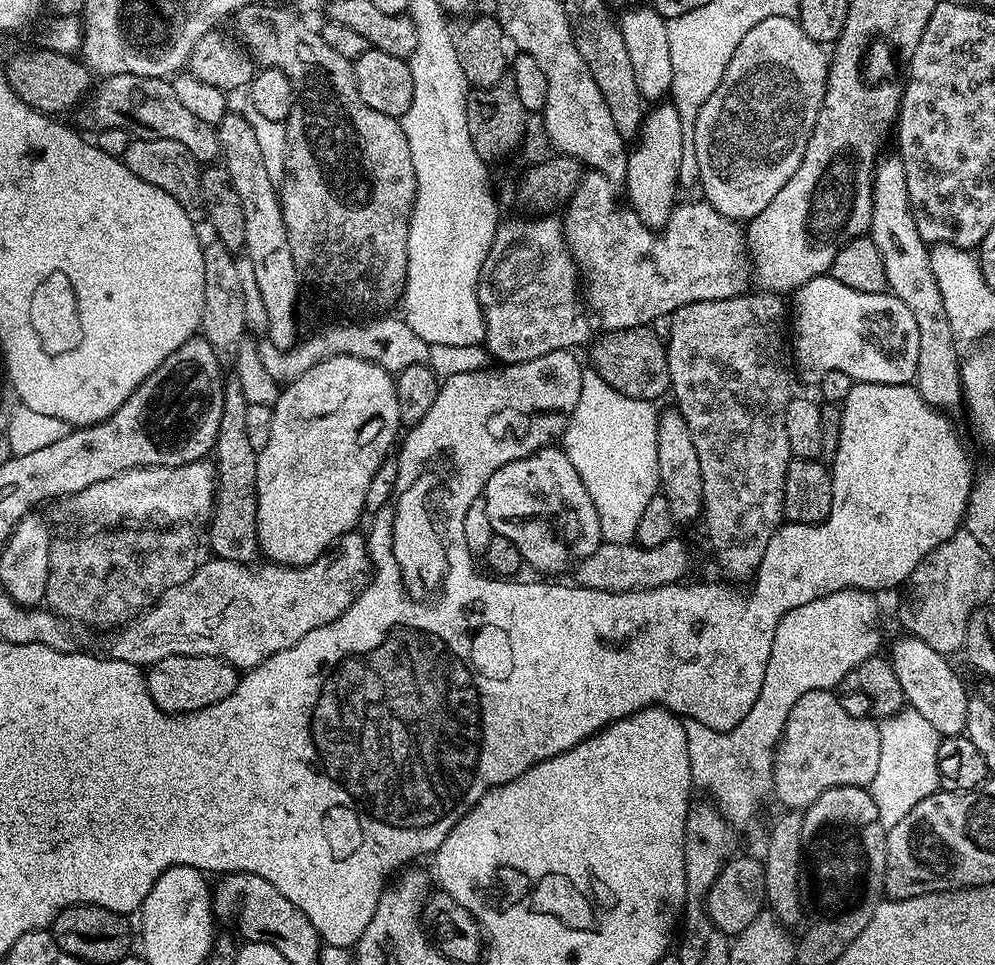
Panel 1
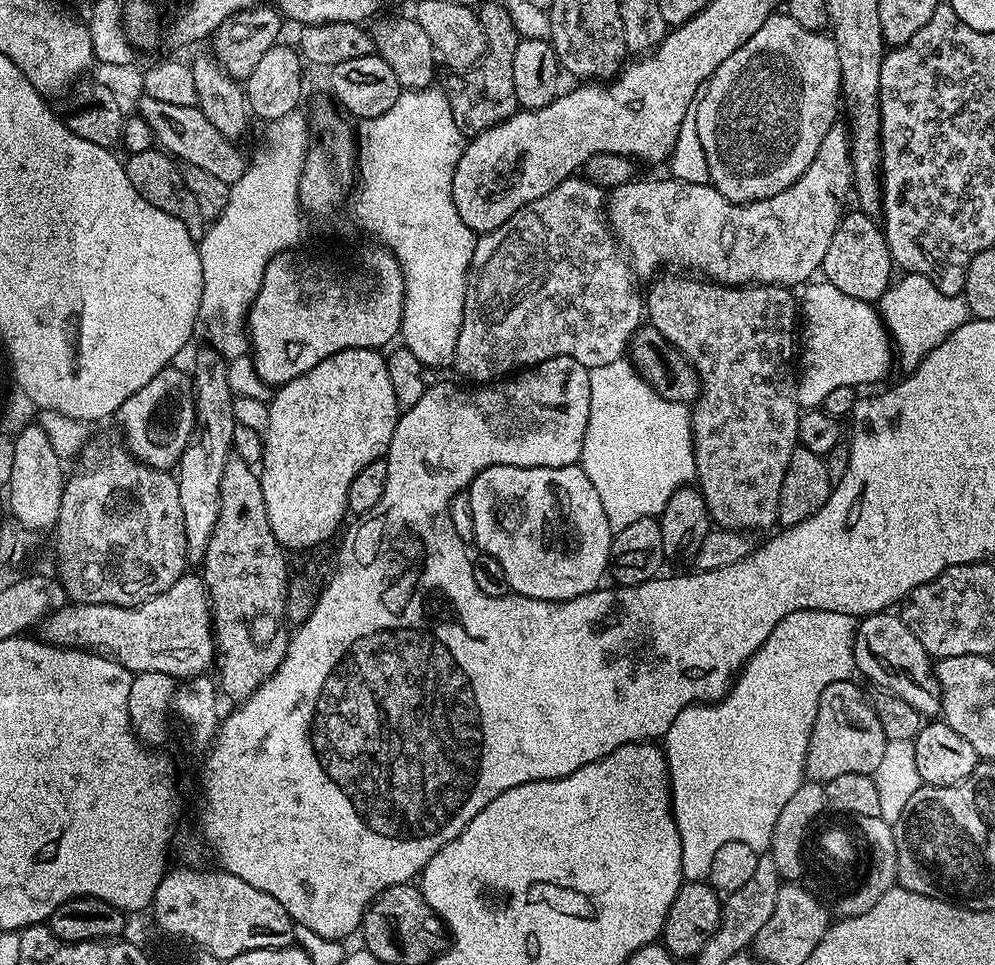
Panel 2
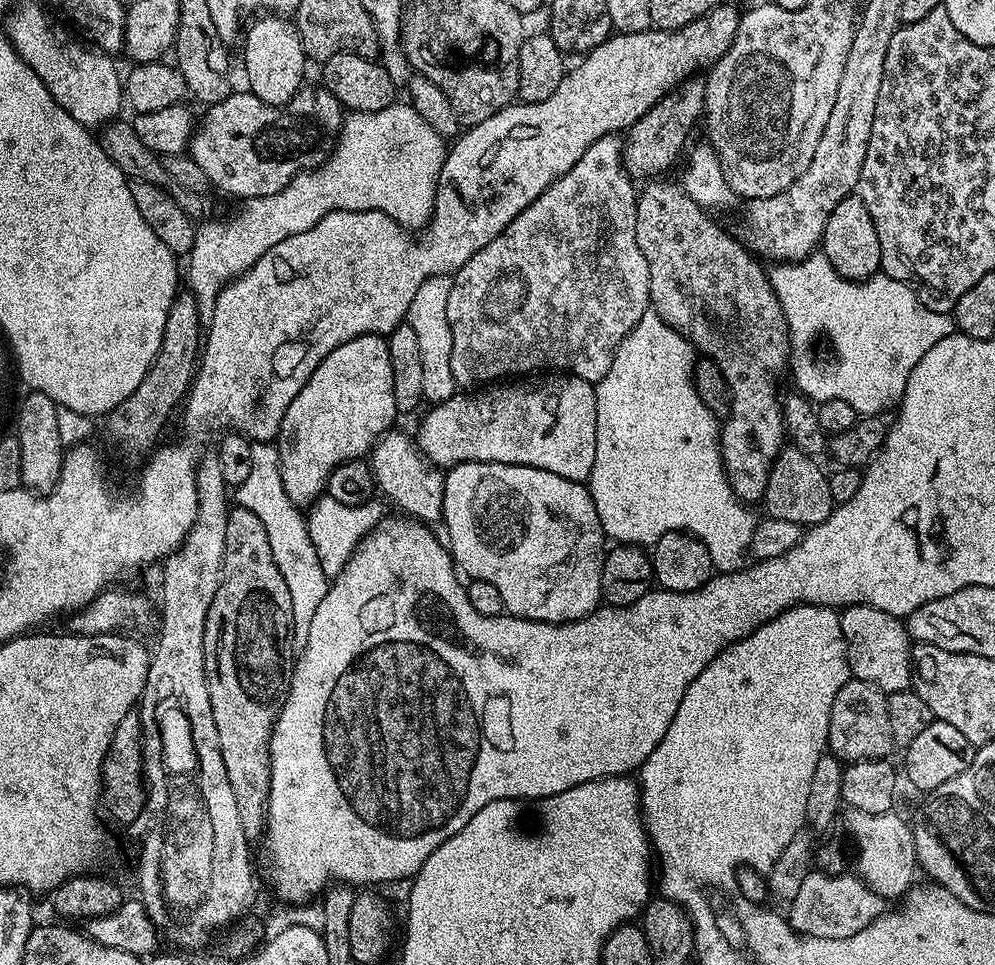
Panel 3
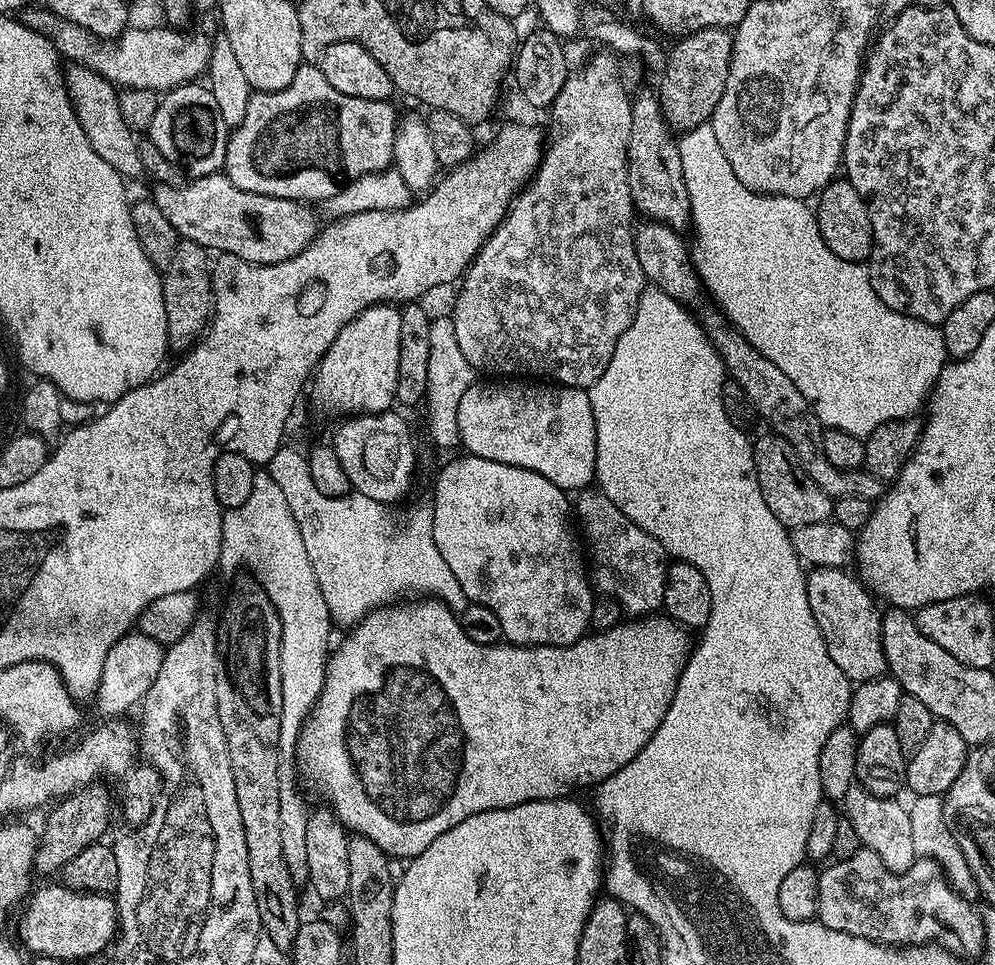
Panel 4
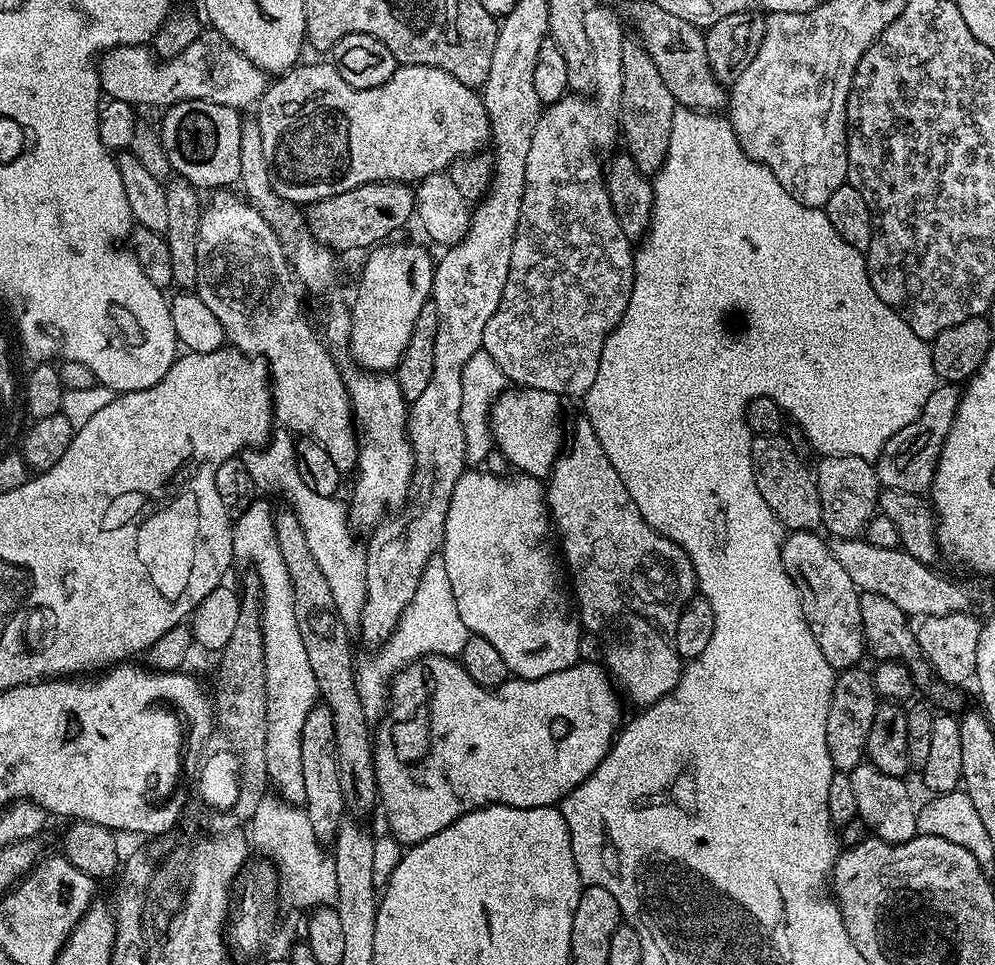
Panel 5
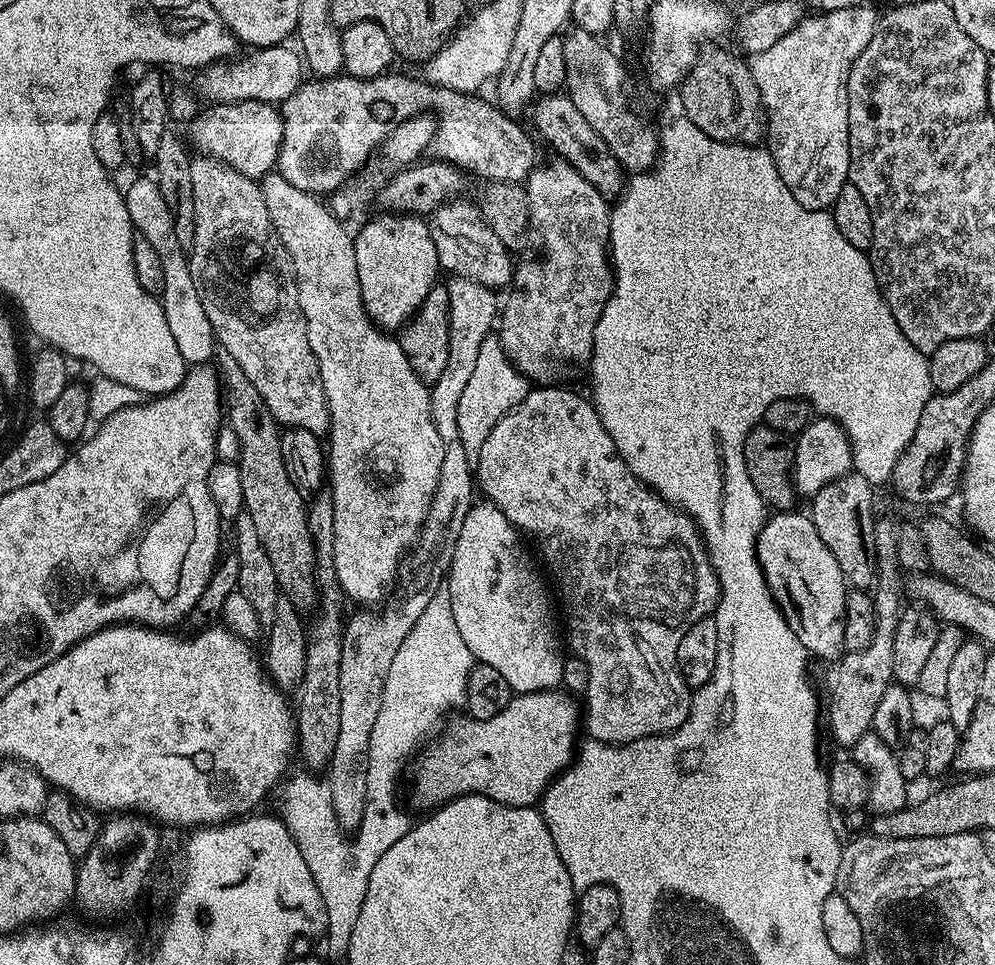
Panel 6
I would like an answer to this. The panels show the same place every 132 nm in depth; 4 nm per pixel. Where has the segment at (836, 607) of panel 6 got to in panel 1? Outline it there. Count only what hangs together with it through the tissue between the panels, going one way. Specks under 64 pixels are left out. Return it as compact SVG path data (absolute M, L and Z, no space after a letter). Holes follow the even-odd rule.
M900 634L892 644L892 653L886 659L892 665L894 678L902 685L907 707L912 708L939 736L959 736L966 726L966 706L970 695L964 689L964 680L952 669L952 664L945 653L934 650L934 646L926 646L917 636Z

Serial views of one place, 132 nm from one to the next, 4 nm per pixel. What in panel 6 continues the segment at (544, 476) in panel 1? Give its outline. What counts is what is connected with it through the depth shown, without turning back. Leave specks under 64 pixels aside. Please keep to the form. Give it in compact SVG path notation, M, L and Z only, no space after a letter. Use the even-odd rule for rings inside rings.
M491 502L483 503L473 503L466 518L460 523L460 531L455 533L452 545L446 587L458 631L473 657L479 663L498 670L503 678L506 678L513 693L559 689L564 679L566 652L560 649L562 636L561 633L560 636L556 633L556 620L552 617L552 600L548 597L549 585L546 580L544 585L543 578L528 561L528 556L520 545L521 537L518 530L509 522L506 514L502 514L502 510L495 508Z

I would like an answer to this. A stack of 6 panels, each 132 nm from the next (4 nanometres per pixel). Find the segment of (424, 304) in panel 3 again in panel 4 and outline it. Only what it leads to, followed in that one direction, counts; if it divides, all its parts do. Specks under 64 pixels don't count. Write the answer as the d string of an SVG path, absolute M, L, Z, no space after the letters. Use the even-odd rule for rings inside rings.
M451 315L436 316L430 326L430 378L428 379L428 428L432 431L432 440L440 448L457 447L460 444L458 430L458 402L462 402L462 394L470 390L474 383L474 369L466 360L458 346L458 338L454 334L454 322Z

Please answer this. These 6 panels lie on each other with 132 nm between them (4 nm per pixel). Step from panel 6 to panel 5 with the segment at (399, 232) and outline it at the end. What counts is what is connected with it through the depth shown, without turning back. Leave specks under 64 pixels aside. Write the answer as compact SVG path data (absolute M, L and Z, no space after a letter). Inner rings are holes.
M384 242L379 246L373 247L367 253L368 261L364 264L364 277L360 280L360 285L356 288L356 297L350 300L350 311L352 313L352 325L350 326L350 338L348 339L347 351L352 352L352 356L357 365L365 370L371 370L377 374L388 374L395 369L400 362L400 356L406 350L410 342L410 334L414 334L414 322L418 322L418 314L422 311L424 303L430 299L432 294L432 273L434 271L434 256L431 256L420 244L392 244L396 242Z

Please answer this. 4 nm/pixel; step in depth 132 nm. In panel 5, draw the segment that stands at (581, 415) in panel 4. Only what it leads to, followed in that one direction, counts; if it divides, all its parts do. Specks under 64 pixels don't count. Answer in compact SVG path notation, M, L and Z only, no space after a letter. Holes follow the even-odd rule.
M513 387L505 390L492 404L490 427L495 447L517 473L544 478L551 473L562 451L560 435L566 428L560 425L562 398L553 392L537 388Z

